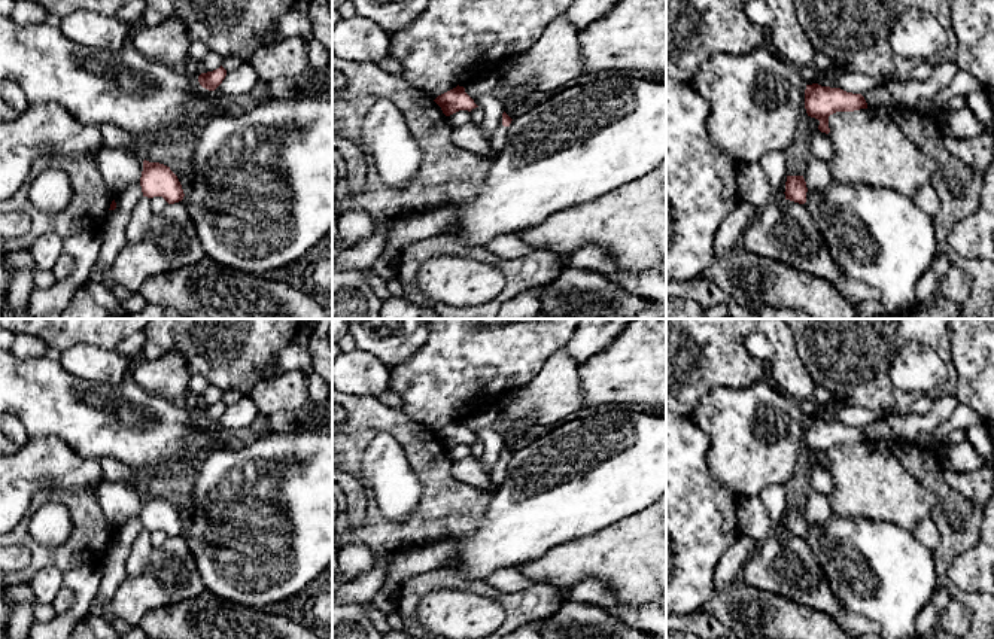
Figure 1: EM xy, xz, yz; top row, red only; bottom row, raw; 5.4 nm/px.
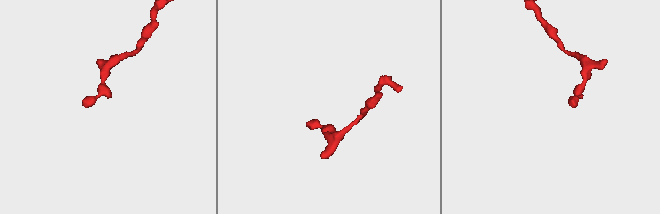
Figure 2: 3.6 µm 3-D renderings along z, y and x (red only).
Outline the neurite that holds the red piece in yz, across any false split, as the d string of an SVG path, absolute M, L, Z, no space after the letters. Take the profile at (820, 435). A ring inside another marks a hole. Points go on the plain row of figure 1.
M818 417L806 419L805 442L808 450L820 454L818 463L829 468L829 450L836 445L854 445L867 442L861 427L846 426L841 422L821 420Z

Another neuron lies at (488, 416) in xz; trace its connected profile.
M489 405L480 411L475 411L463 422L465 426L474 433L483 427L492 426L498 417L499 417L498 405Z

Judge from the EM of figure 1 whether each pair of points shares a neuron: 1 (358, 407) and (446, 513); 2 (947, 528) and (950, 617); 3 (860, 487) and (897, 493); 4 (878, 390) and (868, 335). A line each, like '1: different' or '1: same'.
1: same
2: different
3: same
4: same

